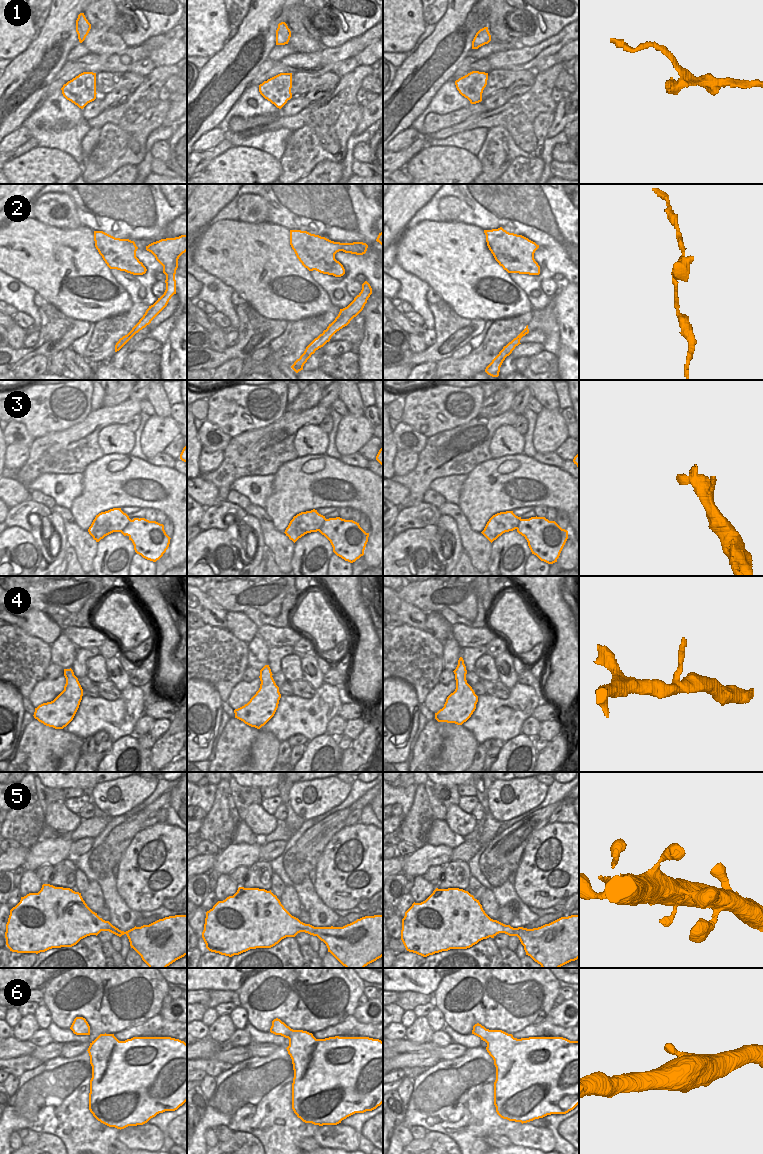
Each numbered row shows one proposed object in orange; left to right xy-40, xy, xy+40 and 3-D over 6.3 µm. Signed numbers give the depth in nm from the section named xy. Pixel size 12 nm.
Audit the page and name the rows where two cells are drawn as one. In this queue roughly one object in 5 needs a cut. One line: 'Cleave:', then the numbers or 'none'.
Cleave: 3

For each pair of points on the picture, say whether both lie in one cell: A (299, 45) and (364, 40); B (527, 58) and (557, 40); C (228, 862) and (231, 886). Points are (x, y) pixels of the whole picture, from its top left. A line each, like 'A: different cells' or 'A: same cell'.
A: different cells
B: same cell
C: different cells

